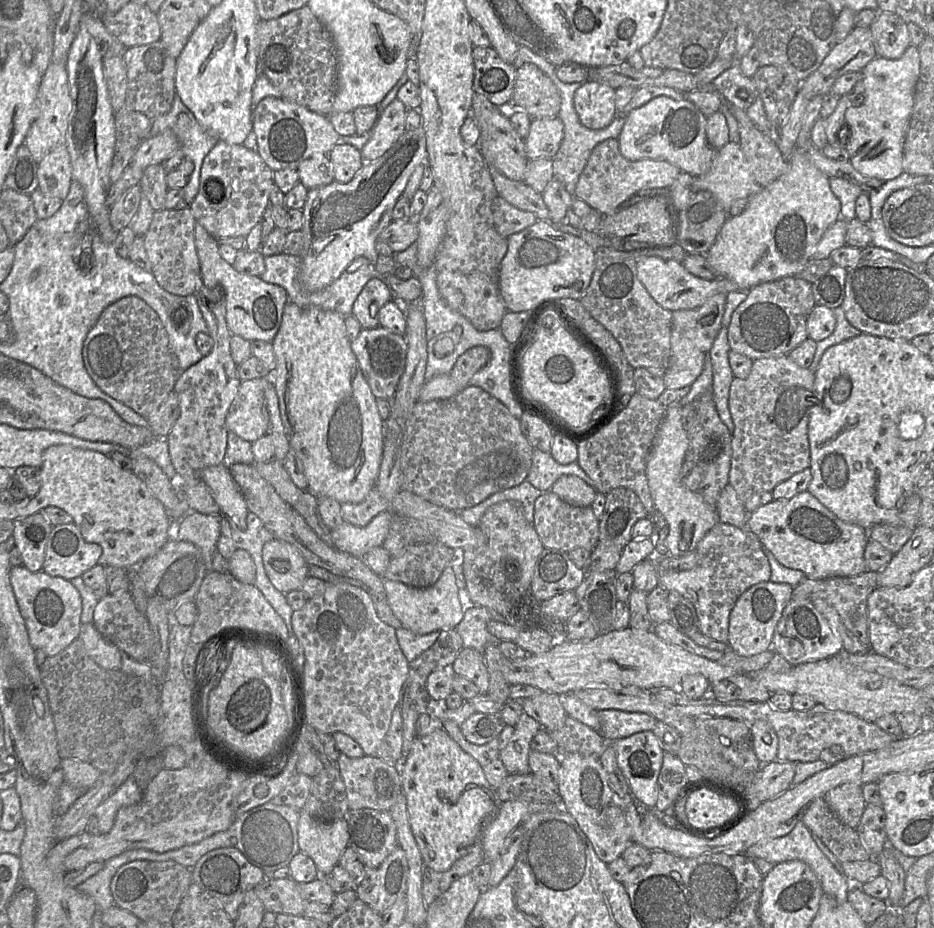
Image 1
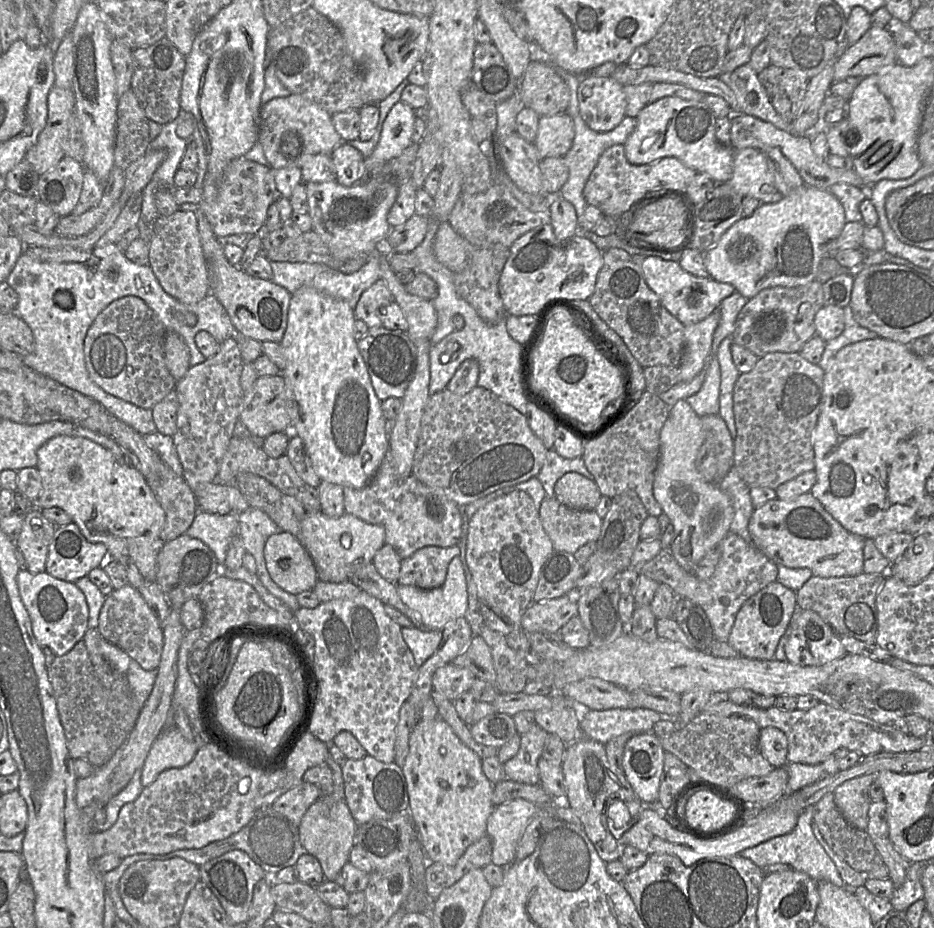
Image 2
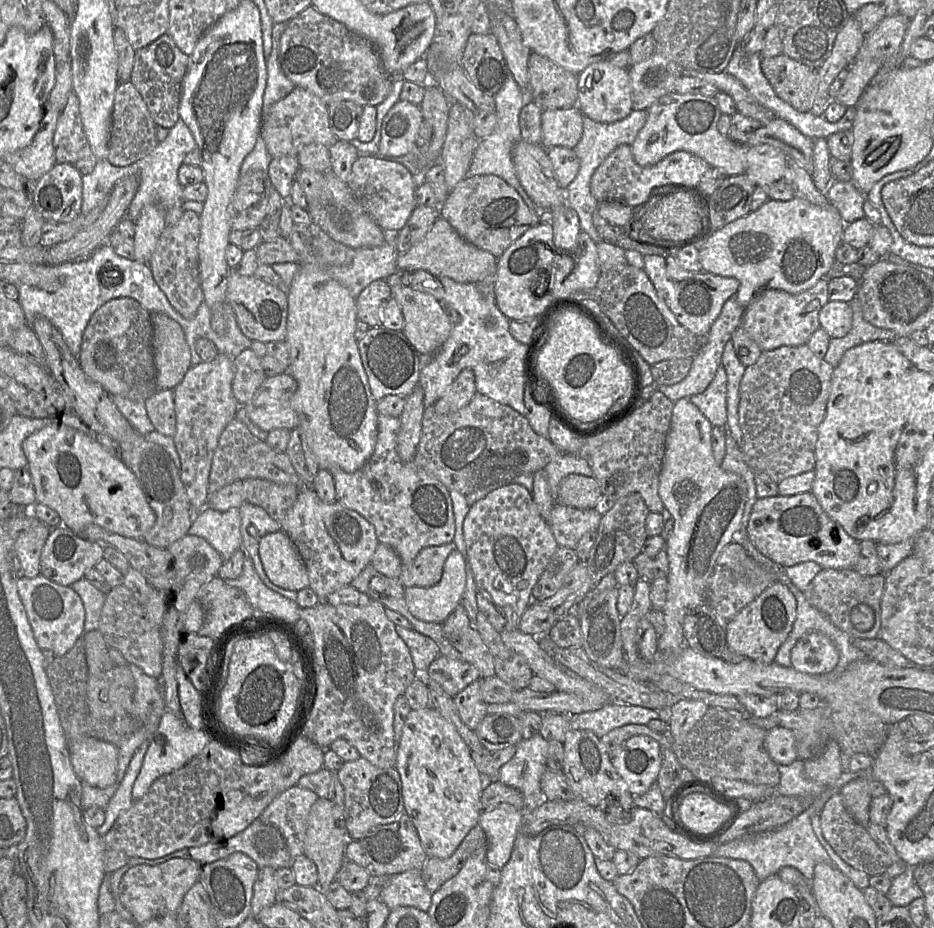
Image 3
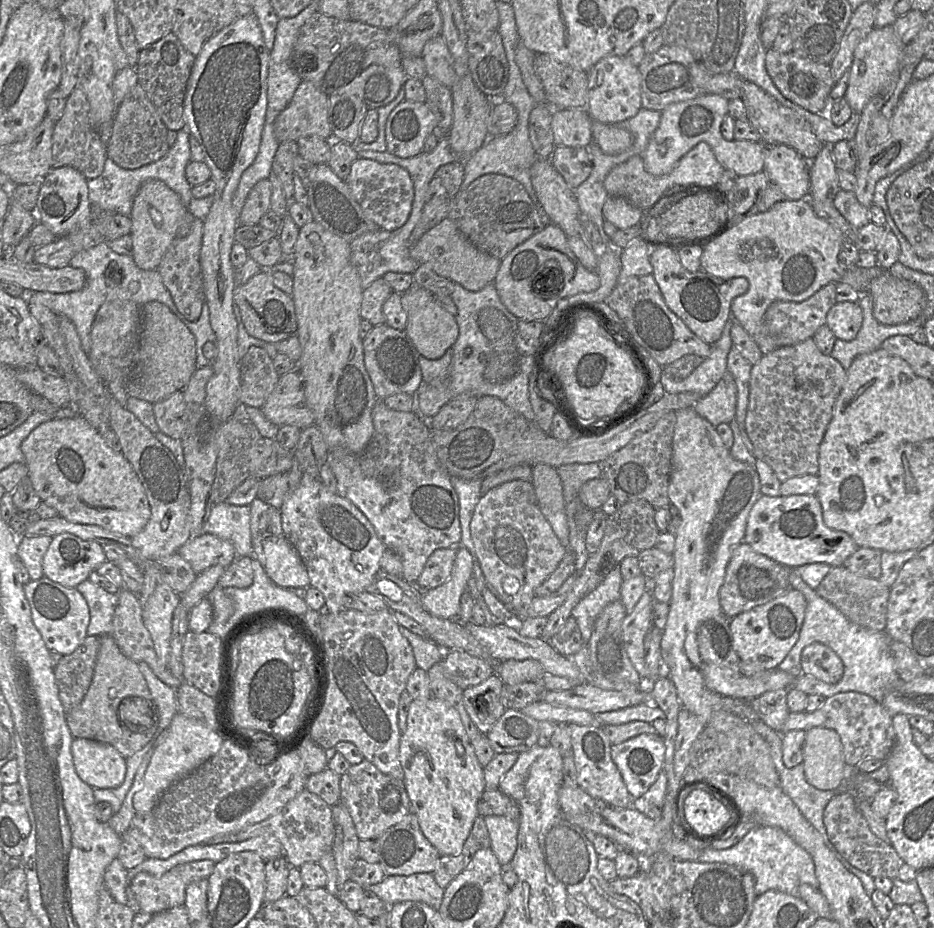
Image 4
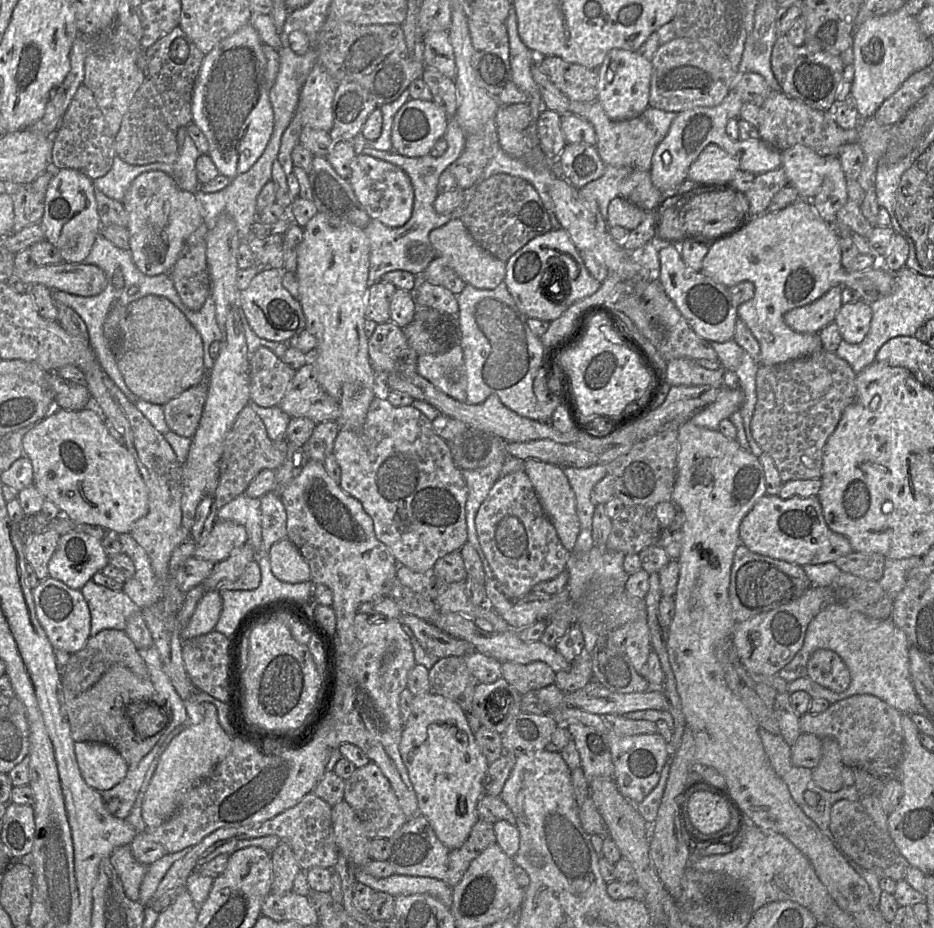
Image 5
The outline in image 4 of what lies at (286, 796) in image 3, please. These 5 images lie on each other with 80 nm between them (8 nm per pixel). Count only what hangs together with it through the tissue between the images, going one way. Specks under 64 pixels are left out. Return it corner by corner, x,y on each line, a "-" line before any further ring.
304,789
276,814
238,832
217,835
208,844
241,842
260,835
275,836
283,846
286,860
297,869
307,862
318,863
325,853
332,851
335,837
332,808
320,797

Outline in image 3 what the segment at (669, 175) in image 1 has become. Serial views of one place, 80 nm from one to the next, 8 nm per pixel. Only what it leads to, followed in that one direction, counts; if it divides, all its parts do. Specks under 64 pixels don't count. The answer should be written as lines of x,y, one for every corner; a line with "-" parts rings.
620,145
595,170
590,180
590,191
599,202
620,201
632,208
640,207
656,189
682,187
696,189
702,176
711,167
702,158
686,151
676,151
650,166
640,166
634,160
631,146

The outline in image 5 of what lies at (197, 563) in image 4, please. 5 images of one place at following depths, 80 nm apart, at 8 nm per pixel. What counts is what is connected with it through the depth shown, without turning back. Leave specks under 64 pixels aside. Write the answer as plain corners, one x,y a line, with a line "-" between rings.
217,520
207,538
196,543
194,557
216,564
227,559
235,549
247,542
248,534
244,526

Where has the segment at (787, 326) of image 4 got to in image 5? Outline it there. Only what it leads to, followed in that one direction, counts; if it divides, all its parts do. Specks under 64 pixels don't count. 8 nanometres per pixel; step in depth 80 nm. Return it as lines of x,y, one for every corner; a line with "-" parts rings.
842,286
831,287
815,301
785,313
785,323
794,331
818,333
823,327
833,322
842,306

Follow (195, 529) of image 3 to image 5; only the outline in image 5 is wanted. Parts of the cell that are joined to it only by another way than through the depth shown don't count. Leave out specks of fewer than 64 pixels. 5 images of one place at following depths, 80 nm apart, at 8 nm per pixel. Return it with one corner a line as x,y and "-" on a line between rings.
246,494
234,500
217,511
217,520
232,521
244,526
248,534
248,542
256,556
260,553
262,542
260,499
251,498

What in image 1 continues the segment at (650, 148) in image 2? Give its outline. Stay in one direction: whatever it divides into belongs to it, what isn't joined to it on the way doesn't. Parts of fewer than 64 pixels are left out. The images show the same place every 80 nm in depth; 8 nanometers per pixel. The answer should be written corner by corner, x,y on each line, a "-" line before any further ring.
662,95
626,113
617,140
620,152
627,160
665,160
681,172
700,176
710,169
716,152
708,143
706,125
707,116
690,100

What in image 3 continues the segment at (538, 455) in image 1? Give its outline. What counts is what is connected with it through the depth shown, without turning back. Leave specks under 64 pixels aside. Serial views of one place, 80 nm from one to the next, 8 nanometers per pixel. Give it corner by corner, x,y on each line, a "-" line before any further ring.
563,454
552,460
545,468
545,473
554,499
559,500
560,483
569,474
581,474
593,477
589,460
572,454

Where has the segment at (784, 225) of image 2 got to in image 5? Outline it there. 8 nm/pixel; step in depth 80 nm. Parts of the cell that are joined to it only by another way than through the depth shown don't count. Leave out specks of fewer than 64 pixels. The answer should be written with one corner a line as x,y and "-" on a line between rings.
800,199
777,211
742,219
740,227
732,234
708,247
702,260
701,272
724,286
734,286
742,281
754,285
754,296
737,308
738,317
751,330
760,345
759,365
771,366
808,356
824,350
818,333
801,333
791,329
784,321
786,312
807,305
824,295
831,287
845,286
855,290
860,300
875,302
889,295
895,287
894,275
881,264
865,270
854,271
841,263
839,235
832,224
821,219
809,200

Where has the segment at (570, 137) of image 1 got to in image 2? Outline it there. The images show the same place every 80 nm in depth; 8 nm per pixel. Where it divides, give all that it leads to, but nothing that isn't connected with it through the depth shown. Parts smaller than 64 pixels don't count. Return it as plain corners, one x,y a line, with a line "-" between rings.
561,70
559,74
565,80
570,89
570,102
566,113
572,117
575,127
575,137
572,146
570,150
563,156
569,169
569,176
565,184
560,189
560,194
564,199
569,201
574,206
578,216
578,225
581,225
582,230
588,231
583,226
584,211
587,206
587,202
583,195
584,186
588,180
590,173
595,168
600,155
612,145
624,145
627,138
633,132
637,124
637,119
636,117
630,117
626,115
624,119
619,123
619,125
617,125
612,130
599,132
591,129
582,118
579,111
577,92
580,85
580,78
565,70

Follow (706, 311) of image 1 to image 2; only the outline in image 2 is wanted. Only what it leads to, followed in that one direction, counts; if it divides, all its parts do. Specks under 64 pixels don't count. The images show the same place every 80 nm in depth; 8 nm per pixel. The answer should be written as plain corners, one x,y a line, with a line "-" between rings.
718,307
705,319
684,325
685,345
679,364
680,382
690,381
705,367
720,314

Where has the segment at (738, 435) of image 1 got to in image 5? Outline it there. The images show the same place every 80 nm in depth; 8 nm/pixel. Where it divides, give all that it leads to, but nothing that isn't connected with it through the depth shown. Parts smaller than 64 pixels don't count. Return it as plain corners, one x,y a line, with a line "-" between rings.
826,350
776,365
758,366
757,401
750,425
751,432
763,452
773,458
783,483
796,479
821,480
826,442
836,429
845,409
857,398
856,375
845,360

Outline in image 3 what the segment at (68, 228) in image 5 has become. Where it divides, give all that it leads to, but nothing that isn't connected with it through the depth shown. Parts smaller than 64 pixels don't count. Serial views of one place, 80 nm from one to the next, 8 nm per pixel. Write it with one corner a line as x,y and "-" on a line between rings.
69,163
55,164
32,184
34,208
47,222
70,222
81,214
83,175

